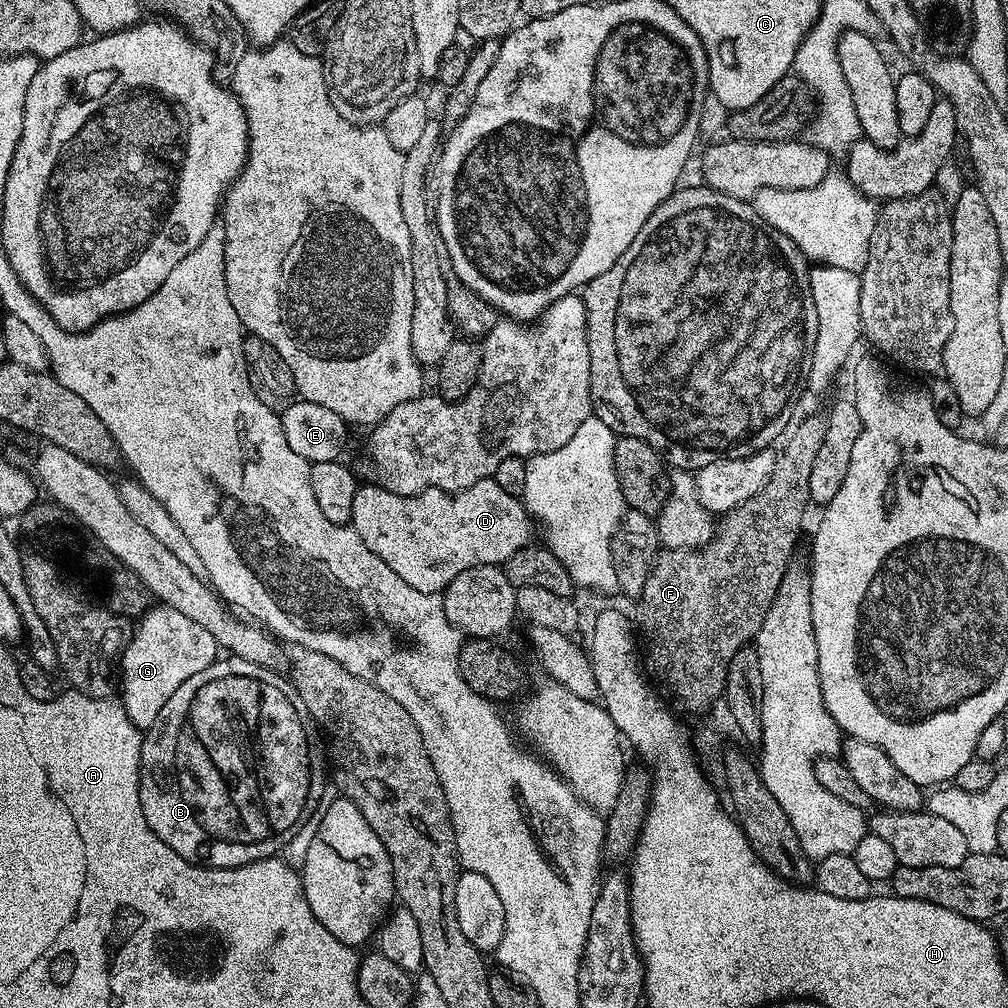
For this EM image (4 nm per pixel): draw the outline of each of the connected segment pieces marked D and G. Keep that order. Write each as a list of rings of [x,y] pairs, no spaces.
[[[495,478],[474,482],[461,492],[443,492],[437,488],[427,488],[413,496],[394,494],[380,487],[379,483],[361,483],[354,494],[354,510],[350,527],[406,582],[406,586],[414,586],[414,590],[443,593],[445,588],[462,574],[462,570],[470,570],[474,566],[495,564],[503,566],[514,554],[529,547],[532,536],[533,517],[528,515],[524,501],[519,496],[506,494],[502,486],[498,486]]]
[[[165,604],[149,607],[137,624],[140,625],[137,628],[135,625],[118,660],[118,696],[130,722],[134,722],[138,729],[147,730],[154,726],[158,710],[166,706],[170,694],[174,694],[186,678],[202,674],[206,666],[217,660],[218,646],[214,634],[209,634],[203,626],[198,626],[198,622],[186,618],[186,614],[178,614],[178,610]]]

